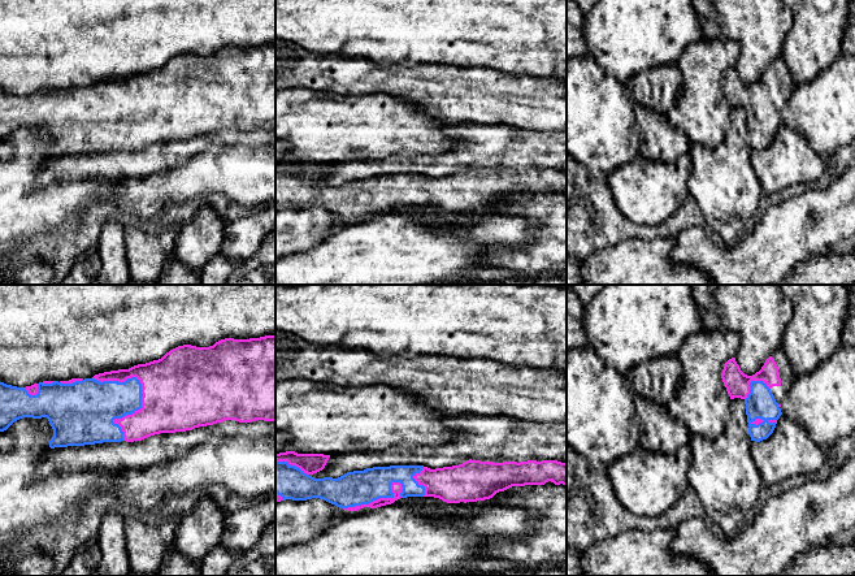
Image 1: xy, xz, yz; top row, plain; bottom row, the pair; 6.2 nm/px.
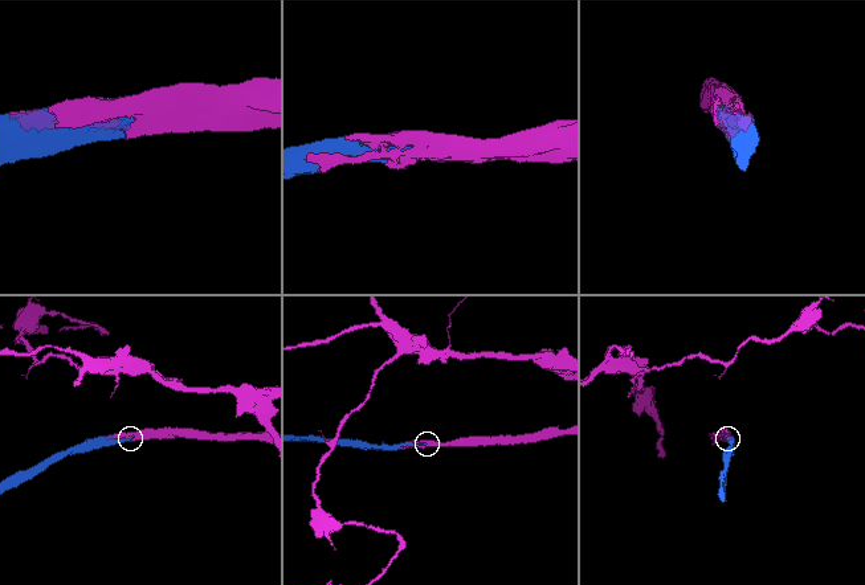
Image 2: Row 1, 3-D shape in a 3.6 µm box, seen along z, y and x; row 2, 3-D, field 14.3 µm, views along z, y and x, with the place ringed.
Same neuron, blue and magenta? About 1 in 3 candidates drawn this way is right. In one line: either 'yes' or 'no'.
yes

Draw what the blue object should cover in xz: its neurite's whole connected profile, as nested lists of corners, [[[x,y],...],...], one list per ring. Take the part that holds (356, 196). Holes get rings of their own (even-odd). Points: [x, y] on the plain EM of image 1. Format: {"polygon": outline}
{"polygon": [[[295,160],[275,163],[275,211],[320,207],[343,218],[357,220],[391,213],[407,205],[434,205],[447,212],[466,212],[490,208],[512,195],[544,194],[548,190],[567,194],[567,172],[557,169],[492,172],[469,168],[459,174],[435,178],[424,174],[390,174],[347,181],[338,187],[314,187],[312,183],[322,179],[329,166],[330,164]]]}

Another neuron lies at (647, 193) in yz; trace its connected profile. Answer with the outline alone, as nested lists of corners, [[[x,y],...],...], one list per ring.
[[[689,152],[674,163],[637,156],[606,176],[606,182],[625,218],[638,226],[654,226],[672,217],[690,196],[690,170]]]

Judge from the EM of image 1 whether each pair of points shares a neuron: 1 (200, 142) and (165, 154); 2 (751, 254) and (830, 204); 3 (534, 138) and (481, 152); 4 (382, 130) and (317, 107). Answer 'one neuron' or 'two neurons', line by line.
1: one neuron
2: one neuron
3: one neuron
4: one neuron

